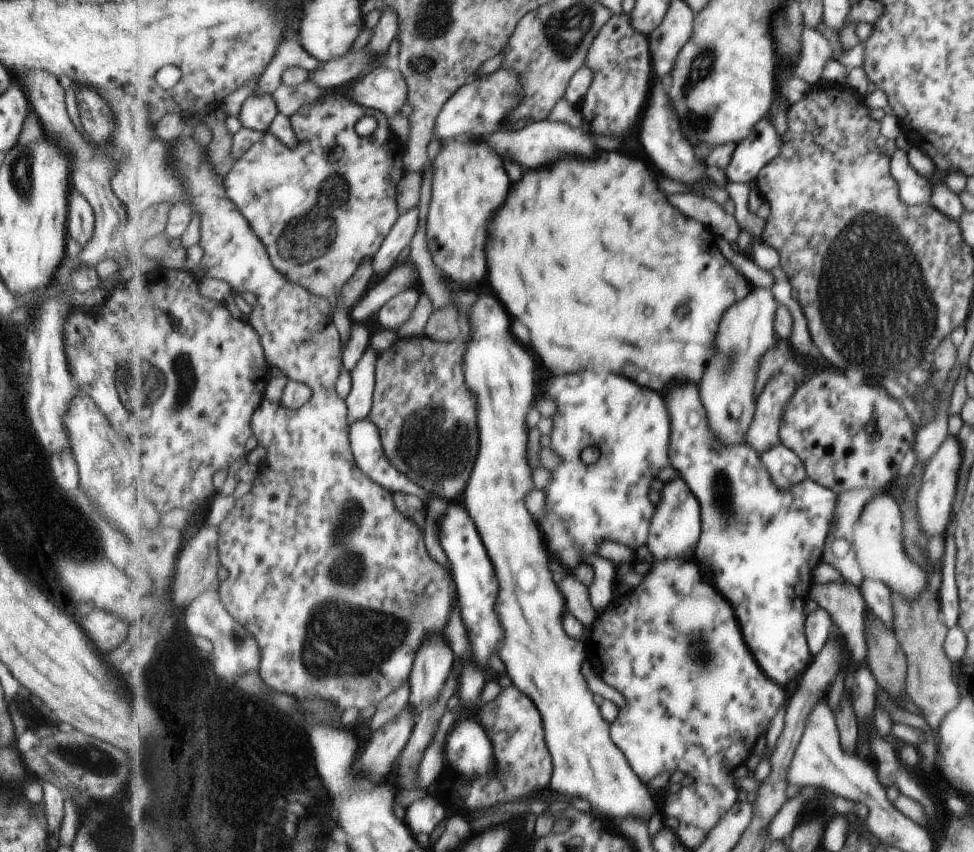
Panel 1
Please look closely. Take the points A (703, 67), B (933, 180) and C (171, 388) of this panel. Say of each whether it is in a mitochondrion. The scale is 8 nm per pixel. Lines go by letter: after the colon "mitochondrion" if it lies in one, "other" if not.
A: mitochondrion
B: other
C: mitochondrion

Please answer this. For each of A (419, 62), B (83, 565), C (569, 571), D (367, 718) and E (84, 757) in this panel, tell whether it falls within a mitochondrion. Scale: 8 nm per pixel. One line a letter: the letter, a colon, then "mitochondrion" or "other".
A: mitochondrion
B: mitochondrion
C: other
D: other
E: mitochondrion

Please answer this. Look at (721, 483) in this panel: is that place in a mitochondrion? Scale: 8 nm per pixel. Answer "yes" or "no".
yes

